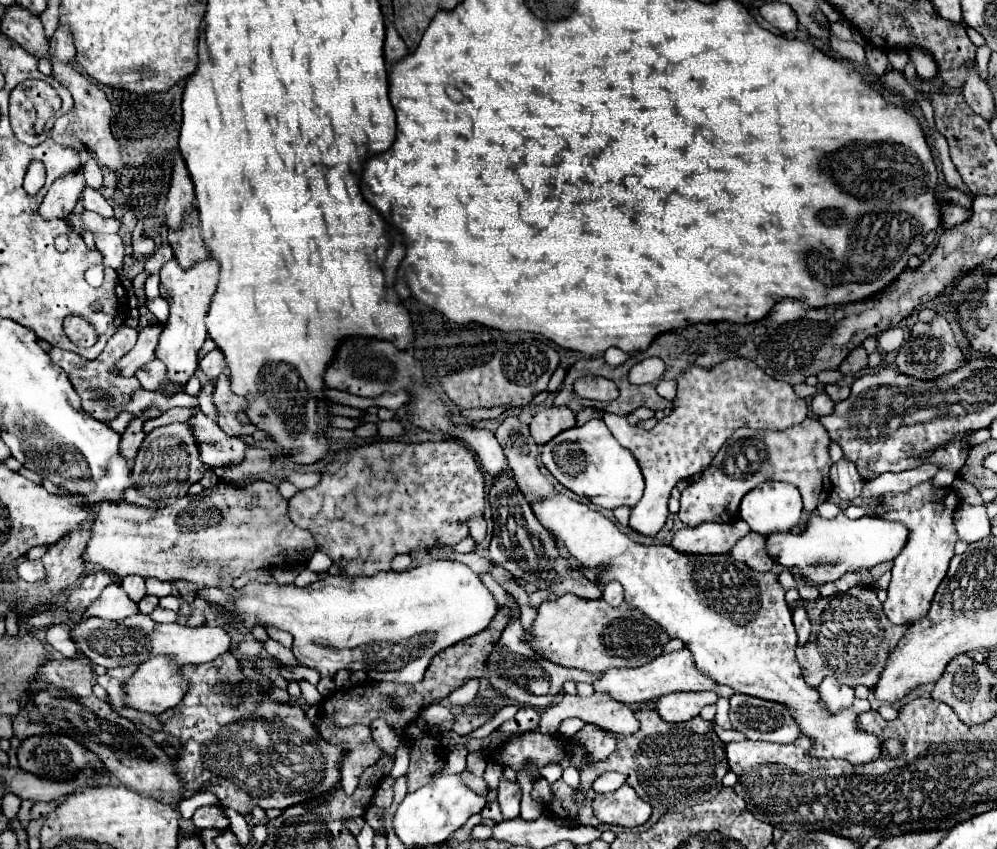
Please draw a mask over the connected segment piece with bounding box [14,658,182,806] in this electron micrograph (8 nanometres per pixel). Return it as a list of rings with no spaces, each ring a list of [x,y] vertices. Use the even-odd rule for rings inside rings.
[[[80,658],[44,662],[30,686],[22,692],[20,712],[14,716],[14,736],[24,740],[44,732],[66,734],[92,750],[102,760],[106,770],[110,770],[124,786],[130,786],[130,790],[176,806],[180,802],[182,784],[172,772],[172,758],[150,736],[136,730],[130,720],[118,716],[108,702],[98,700],[92,692],[92,678],[92,666]]]

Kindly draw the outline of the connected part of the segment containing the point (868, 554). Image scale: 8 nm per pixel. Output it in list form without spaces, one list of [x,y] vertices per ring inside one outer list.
[[[842,512],[826,520],[818,514],[812,514],[806,522],[806,530],[800,534],[780,532],[766,536],[766,554],[782,564],[784,568],[794,568],[810,586],[820,586],[826,582],[836,582],[846,572],[858,568],[870,570],[882,562],[894,560],[896,554],[908,542],[908,528],[900,522],[890,522],[878,516],[864,516],[860,520],[850,520]]]

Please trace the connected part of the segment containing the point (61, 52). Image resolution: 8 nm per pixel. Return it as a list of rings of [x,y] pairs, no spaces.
[[[58,26],[54,36],[50,38],[50,50],[56,58],[60,58],[62,62],[72,62],[76,48],[72,42],[72,34],[70,30],[66,30],[66,26]]]

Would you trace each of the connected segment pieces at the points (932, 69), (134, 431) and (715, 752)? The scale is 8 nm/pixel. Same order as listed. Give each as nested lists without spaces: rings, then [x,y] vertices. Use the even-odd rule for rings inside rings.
[[[910,48],[908,54],[910,54],[910,60],[914,60],[916,74],[920,78],[924,78],[924,80],[936,78],[936,74],[938,74],[936,62],[934,62],[934,58],[930,58],[930,54],[926,54],[926,50],[922,50],[922,48]]]
[[[152,404],[150,408],[134,414],[134,418],[130,420],[130,424],[126,426],[124,434],[122,434],[122,440],[120,440],[120,454],[126,458],[126,460],[134,460],[136,454],[138,454],[138,448],[144,440],[144,422],[146,420],[152,420],[152,418],[158,418],[162,412]]]
[[[634,710],[634,716],[640,722],[640,730],[636,734],[618,734],[616,750],[604,762],[588,765],[580,770],[580,784],[586,790],[586,806],[574,806],[574,788],[564,780],[554,782],[552,788],[552,812],[556,812],[556,800],[560,800],[558,808],[564,810],[566,816],[580,820],[582,824],[592,824],[592,784],[603,773],[608,771],[622,772],[626,782],[636,790],[636,794],[650,802],[654,814],[650,824],[654,824],[666,812],[682,812],[688,806],[702,804],[704,800],[714,798],[722,788],[722,778],[728,772],[728,762],[722,750],[722,742],[712,730],[712,722],[702,720],[700,716],[688,720],[686,724],[668,724],[658,718],[654,710]]]

